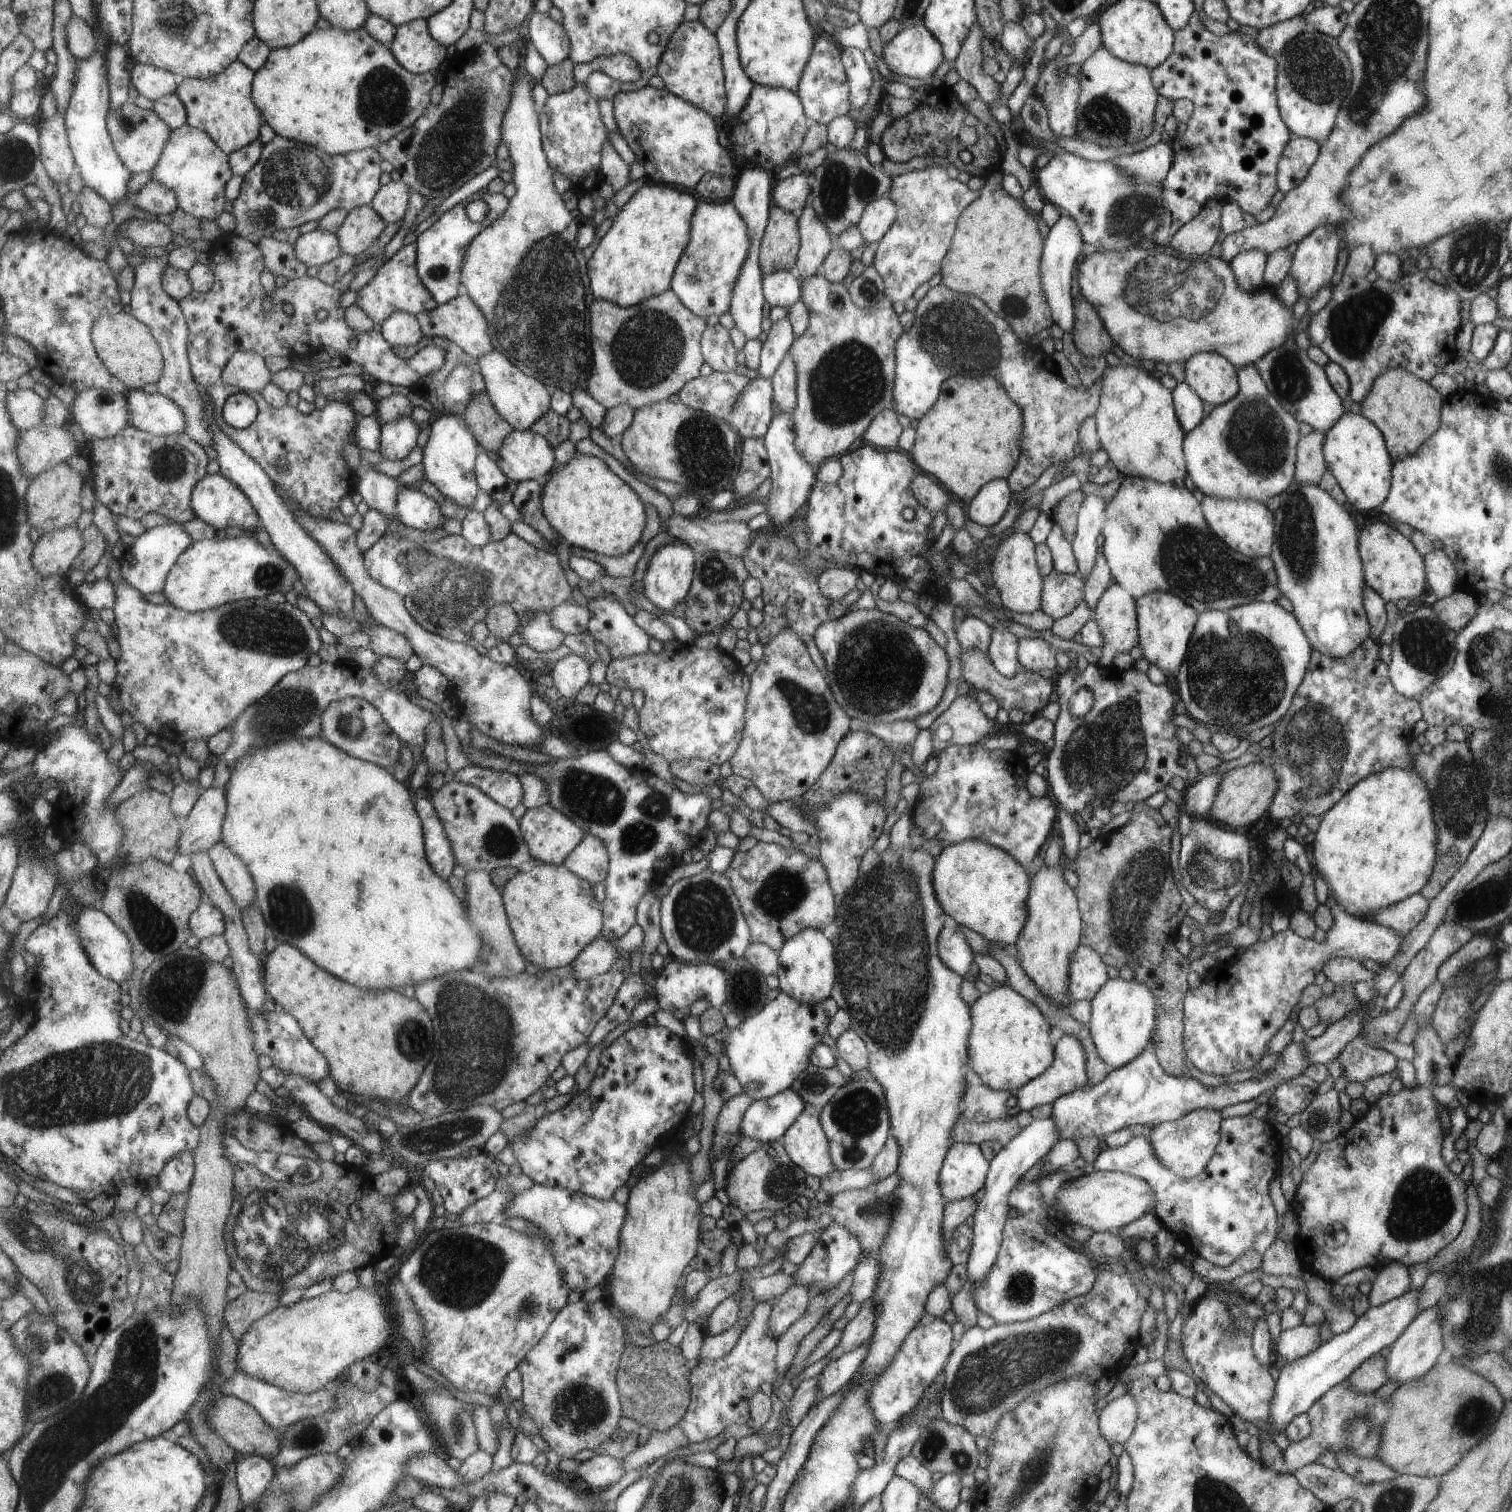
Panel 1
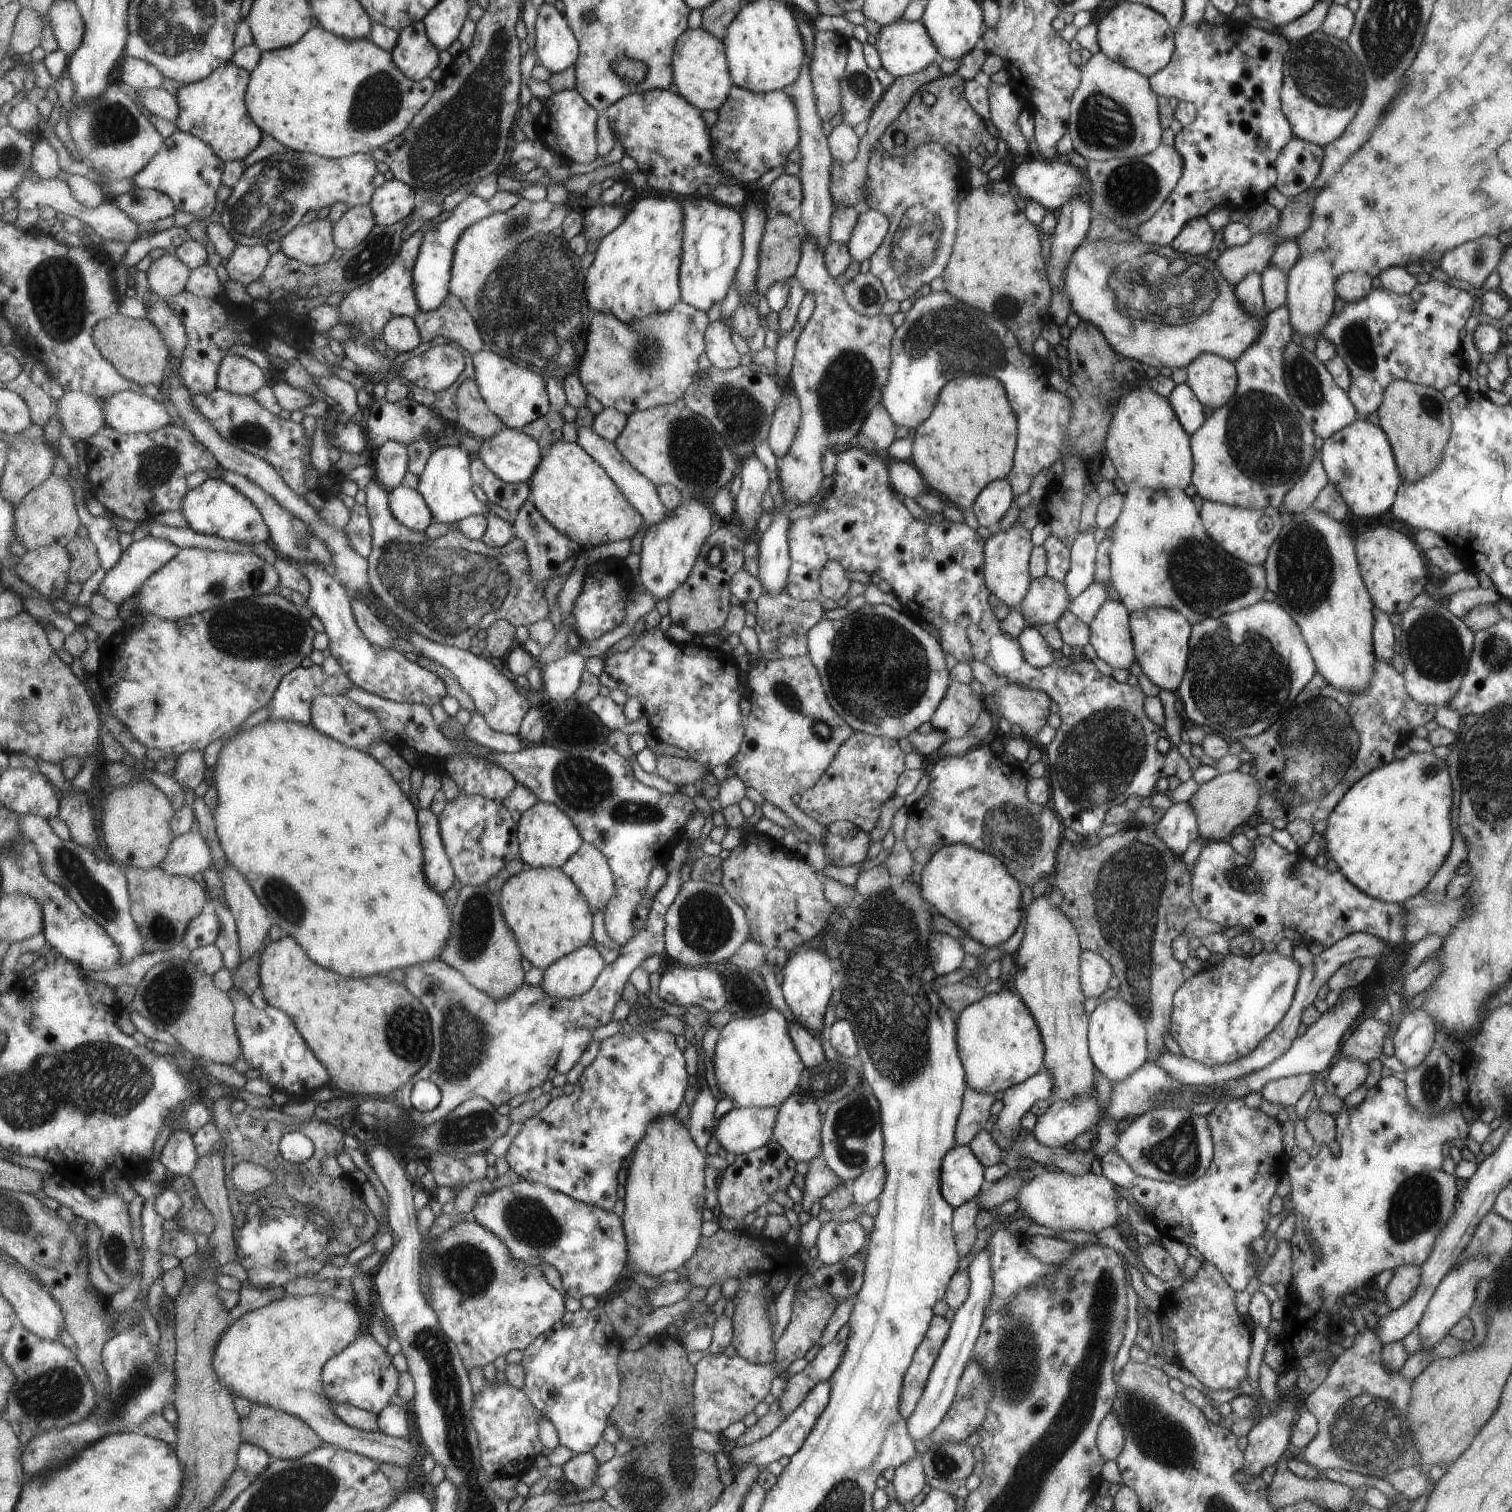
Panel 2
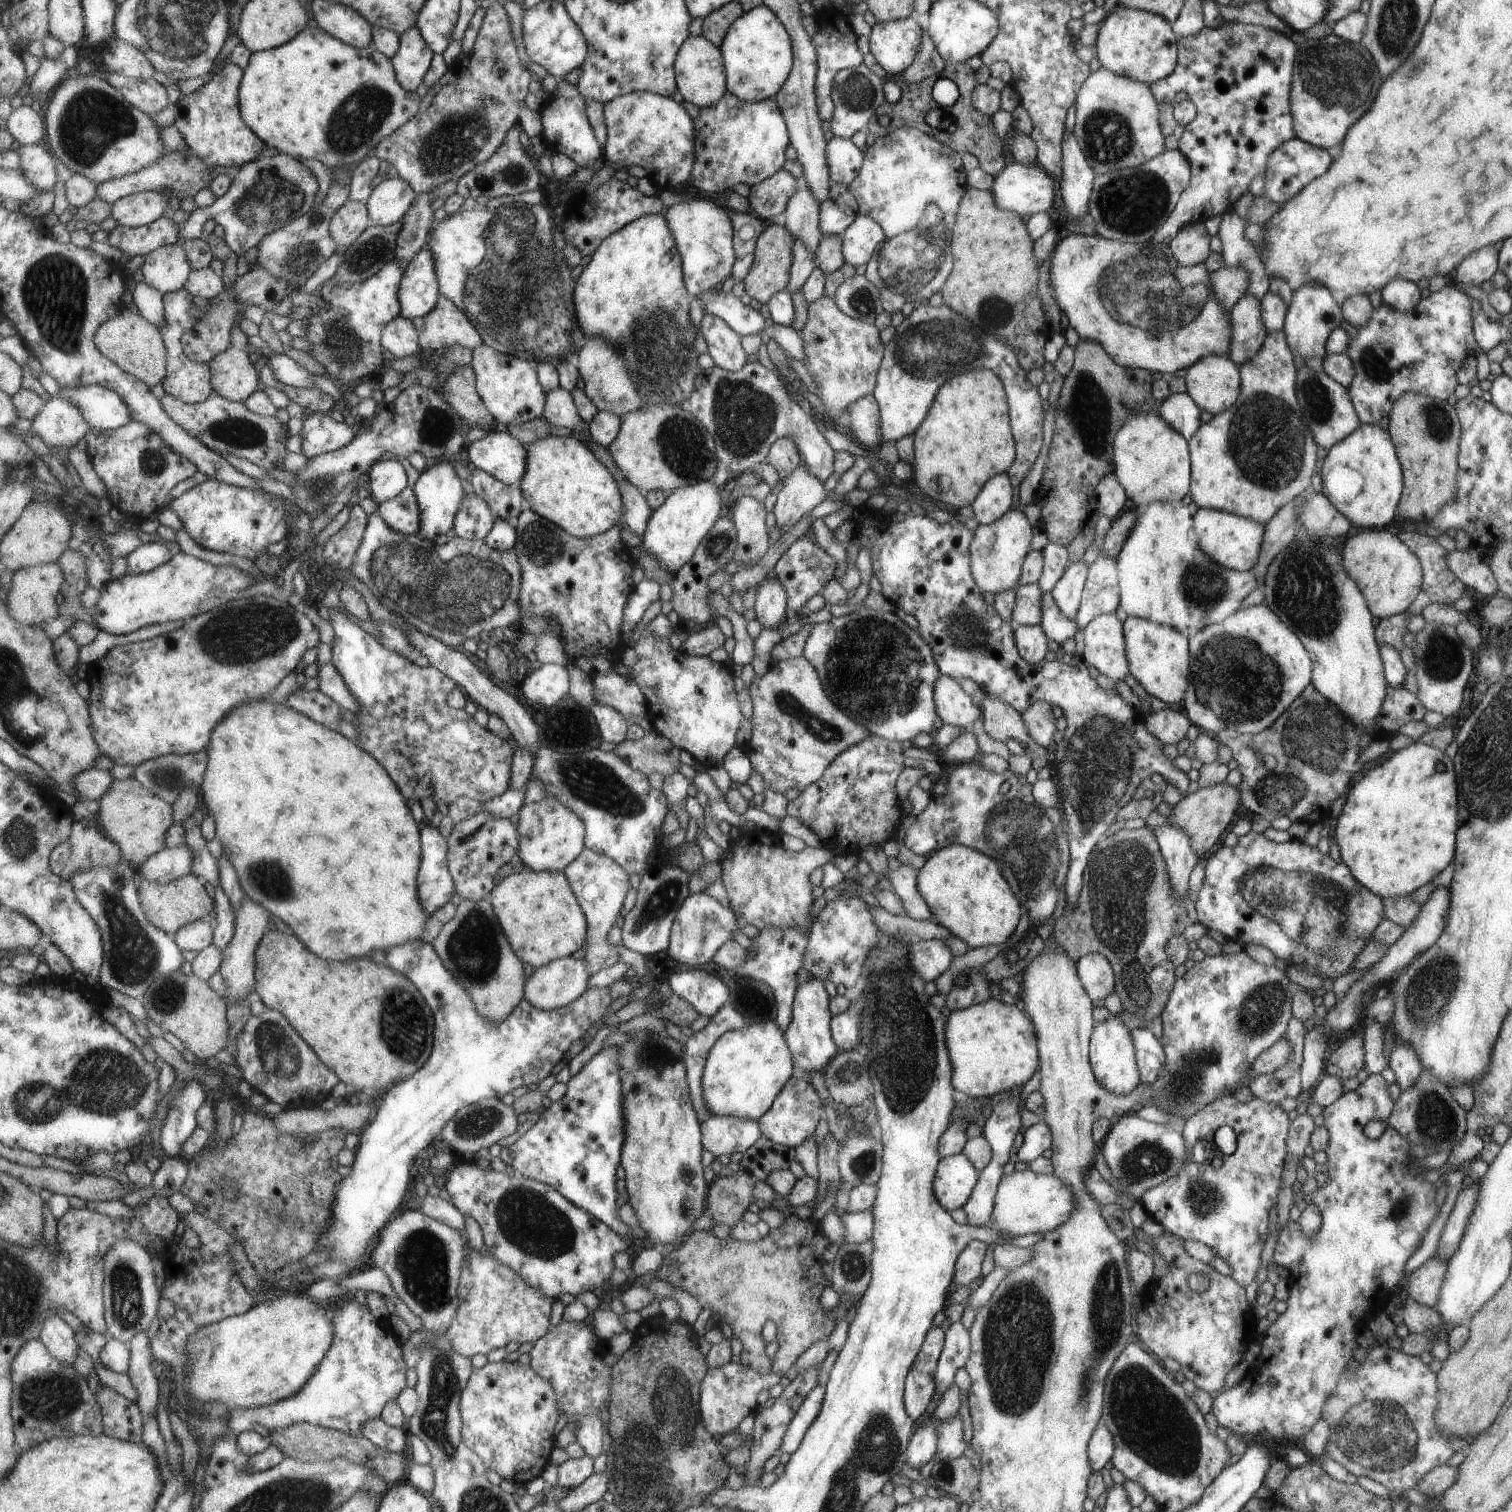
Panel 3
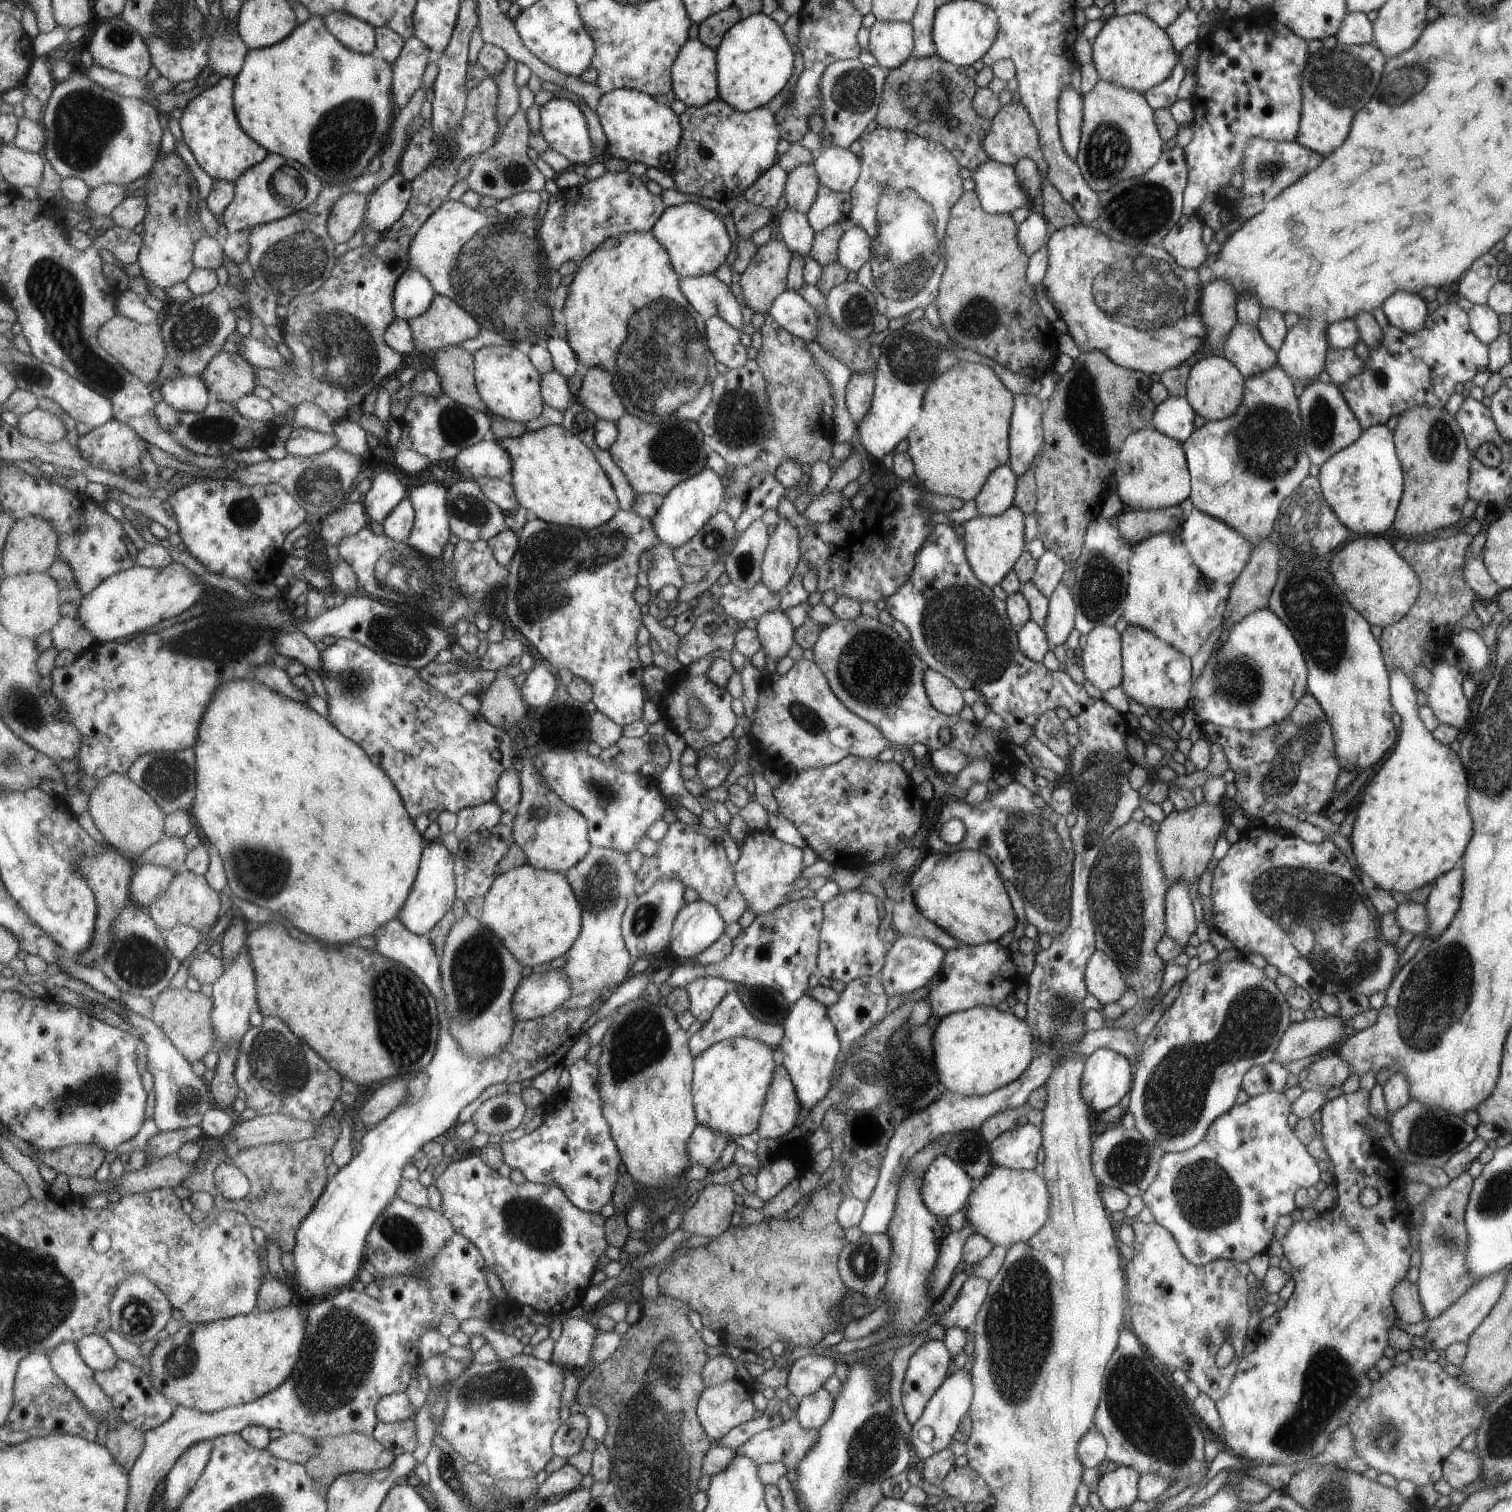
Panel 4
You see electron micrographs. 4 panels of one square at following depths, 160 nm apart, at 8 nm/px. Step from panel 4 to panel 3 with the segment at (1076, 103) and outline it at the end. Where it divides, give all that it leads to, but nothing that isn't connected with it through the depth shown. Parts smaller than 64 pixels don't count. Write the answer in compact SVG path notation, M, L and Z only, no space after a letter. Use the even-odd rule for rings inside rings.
M1067 133L1062 142L1062 177L1059 180L1059 188L1061 202L1070 221L1087 213L1088 198L1095 177L1092 168L1086 163L1075 135Z

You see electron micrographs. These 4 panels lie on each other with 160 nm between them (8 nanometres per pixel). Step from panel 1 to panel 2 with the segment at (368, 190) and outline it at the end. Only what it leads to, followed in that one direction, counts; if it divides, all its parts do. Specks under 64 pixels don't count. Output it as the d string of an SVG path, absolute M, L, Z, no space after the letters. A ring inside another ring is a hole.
M287 149L282 154L274 153L245 170L245 174L226 200L221 224L236 245L267 245L269 242L282 240L299 226L299 222L309 211L318 212L323 207L331 209L337 202L347 202L349 208L370 205L377 190L377 187L373 186L377 162L379 160L372 153L358 153L339 159L329 159L292 149Z

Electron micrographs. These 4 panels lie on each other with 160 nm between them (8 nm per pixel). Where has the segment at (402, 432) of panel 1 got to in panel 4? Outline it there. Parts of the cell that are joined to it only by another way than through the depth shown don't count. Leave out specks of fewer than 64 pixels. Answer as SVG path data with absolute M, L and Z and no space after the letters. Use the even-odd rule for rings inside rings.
M383 471L382 473L379 473L372 480L368 492L362 496L370 522L383 524L384 520L390 516L391 512L393 512L407 496L407 488L399 474L393 471Z

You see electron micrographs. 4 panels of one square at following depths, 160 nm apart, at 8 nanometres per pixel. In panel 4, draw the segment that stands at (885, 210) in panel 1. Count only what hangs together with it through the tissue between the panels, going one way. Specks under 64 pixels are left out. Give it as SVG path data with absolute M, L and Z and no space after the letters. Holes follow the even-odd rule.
M849 227L839 239L836 248L836 261L847 272L857 272L867 264L871 256L872 240L861 227Z

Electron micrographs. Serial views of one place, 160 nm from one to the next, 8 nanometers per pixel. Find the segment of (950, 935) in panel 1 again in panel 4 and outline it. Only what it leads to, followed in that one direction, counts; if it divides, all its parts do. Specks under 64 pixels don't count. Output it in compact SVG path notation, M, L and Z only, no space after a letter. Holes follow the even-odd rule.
M896 935L894 942L888 947L886 965L882 968L882 973L879 975L880 983L886 996L910 994L913 990L925 986L930 981L930 978L941 968L942 960L945 956L946 951L937 943L921 937Z

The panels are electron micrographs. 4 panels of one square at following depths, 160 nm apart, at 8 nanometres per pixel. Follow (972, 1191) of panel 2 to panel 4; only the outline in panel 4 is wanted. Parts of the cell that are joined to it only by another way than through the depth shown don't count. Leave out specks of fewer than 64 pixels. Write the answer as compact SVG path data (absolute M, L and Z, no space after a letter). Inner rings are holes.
M939 1153L921 1174L922 1201L939 1220L945 1220L950 1214L965 1208L973 1185L970 1176L958 1163L951 1160L947 1155Z

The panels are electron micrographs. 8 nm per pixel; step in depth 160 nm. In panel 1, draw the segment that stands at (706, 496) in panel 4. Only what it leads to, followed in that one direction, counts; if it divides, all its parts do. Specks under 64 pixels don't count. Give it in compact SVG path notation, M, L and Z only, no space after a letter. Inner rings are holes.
M679 540L665 544L658 548L649 561L649 566L644 574L644 591L646 596L663 612L670 612L685 598L689 590L689 582L693 578L693 552L691 548Z

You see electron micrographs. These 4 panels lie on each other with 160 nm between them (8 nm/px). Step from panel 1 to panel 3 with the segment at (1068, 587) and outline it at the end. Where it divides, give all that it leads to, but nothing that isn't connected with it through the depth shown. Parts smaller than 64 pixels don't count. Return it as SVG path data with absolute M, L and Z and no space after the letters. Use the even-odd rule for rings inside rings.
M1037 583L1018 585L1011 609L1011 624L1037 625L1040 619L1040 596L1042 590Z

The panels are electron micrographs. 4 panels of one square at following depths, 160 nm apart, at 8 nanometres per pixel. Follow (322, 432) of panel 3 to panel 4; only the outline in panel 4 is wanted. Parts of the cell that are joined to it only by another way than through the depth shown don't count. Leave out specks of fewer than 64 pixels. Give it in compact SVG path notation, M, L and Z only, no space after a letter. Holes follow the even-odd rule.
M294 428L290 437L285 441L285 448L289 455L303 455L310 457L335 448L338 436L308 428Z

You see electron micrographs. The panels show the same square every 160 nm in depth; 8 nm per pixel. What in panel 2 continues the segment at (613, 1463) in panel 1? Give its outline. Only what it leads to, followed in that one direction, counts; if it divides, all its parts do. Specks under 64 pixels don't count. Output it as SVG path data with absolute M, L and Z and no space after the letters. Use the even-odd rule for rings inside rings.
M593 1452L577 1454L562 1468L564 1472L562 1479L582 1490L587 1490L595 1484L600 1466L601 1464Z

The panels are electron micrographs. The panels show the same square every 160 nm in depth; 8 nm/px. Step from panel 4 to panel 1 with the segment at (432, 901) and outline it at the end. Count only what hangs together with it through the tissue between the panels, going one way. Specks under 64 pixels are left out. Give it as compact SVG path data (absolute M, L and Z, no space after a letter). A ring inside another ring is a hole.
M429 798L417 800L416 806L426 831L426 854L431 858L434 871L438 871L448 879L449 876L453 876L457 856L454 843L447 834L446 824L437 813L434 802Z

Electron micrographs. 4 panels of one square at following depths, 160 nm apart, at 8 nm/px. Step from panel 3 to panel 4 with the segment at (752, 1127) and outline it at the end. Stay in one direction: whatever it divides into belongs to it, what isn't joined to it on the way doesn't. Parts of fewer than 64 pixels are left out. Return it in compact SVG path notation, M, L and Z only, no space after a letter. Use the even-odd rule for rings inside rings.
M699 1125L687 1140L690 1164L700 1164L708 1170L719 1160L728 1140L733 1141L733 1137L724 1137L721 1133Z

